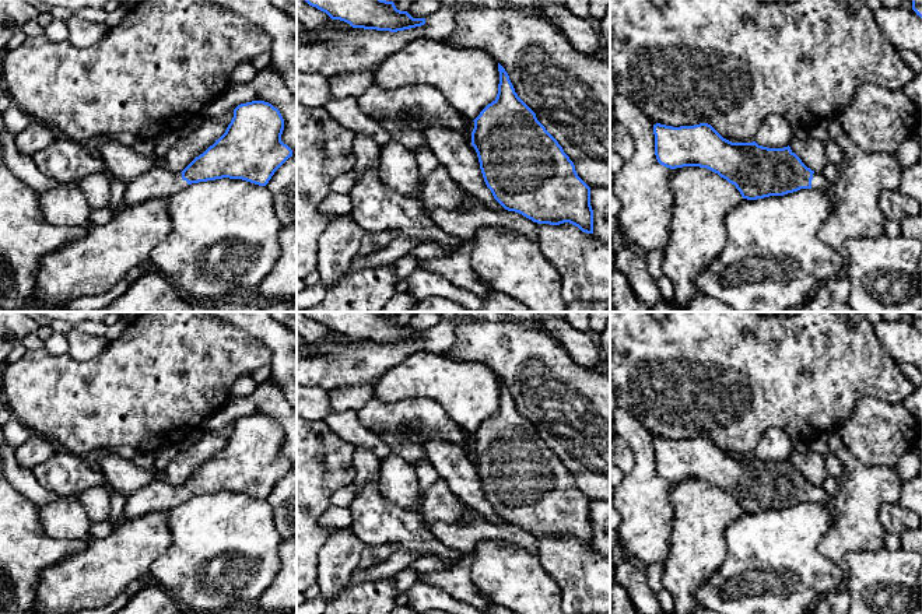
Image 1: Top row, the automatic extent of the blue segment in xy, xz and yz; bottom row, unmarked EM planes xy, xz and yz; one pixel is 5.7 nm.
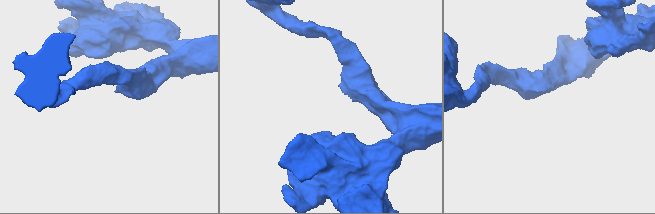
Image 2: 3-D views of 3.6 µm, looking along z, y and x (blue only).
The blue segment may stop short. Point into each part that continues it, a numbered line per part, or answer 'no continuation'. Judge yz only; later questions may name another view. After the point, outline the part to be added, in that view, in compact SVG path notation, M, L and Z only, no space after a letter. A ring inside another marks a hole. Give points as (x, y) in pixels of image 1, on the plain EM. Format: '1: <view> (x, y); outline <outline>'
1: yz (819, 495); outline M814 485L811 492L811 502L820 504L828 499L828 494L824 491L821 485Z

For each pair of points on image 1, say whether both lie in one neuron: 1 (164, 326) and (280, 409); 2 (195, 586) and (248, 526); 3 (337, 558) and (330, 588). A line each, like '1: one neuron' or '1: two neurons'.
1: two neurons
2: one neuron
3: one neuron

